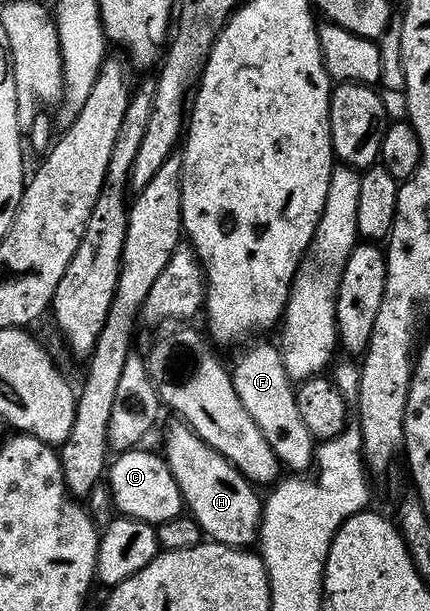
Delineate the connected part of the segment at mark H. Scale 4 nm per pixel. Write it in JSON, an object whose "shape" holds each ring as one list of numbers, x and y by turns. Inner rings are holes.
{"shape":[[175,418,168,426,161,452,183,495,186,511,195,519,208,541,228,544,230,548,247,548,256,543,259,519,263,517,263,500,255,493,258,492,256,485,246,480,182,419]]}

